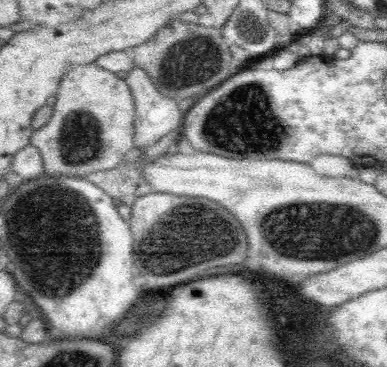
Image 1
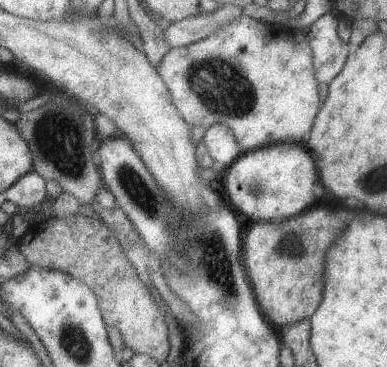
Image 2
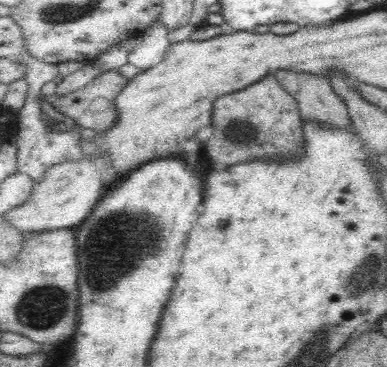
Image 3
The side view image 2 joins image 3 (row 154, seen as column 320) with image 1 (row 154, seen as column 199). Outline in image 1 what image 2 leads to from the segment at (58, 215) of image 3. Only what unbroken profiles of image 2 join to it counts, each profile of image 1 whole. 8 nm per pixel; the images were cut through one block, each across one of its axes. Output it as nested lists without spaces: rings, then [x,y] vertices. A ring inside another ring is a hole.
[[[96,62],[74,64],[62,74],[54,98],[56,102],[52,106],[50,120],[42,128],[32,132],[28,142],[28,146],[36,146],[40,150],[44,162],[44,174],[84,178],[86,174],[114,170],[124,164],[124,156],[134,148],[134,136],[136,136],[136,104],[126,80],[118,78],[114,72],[104,70]]]

